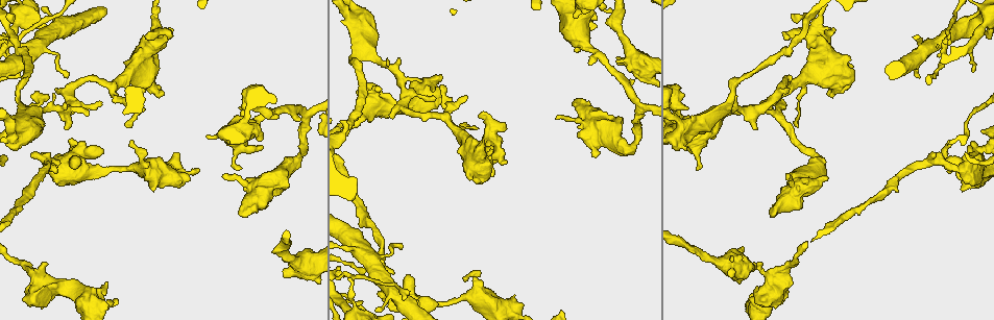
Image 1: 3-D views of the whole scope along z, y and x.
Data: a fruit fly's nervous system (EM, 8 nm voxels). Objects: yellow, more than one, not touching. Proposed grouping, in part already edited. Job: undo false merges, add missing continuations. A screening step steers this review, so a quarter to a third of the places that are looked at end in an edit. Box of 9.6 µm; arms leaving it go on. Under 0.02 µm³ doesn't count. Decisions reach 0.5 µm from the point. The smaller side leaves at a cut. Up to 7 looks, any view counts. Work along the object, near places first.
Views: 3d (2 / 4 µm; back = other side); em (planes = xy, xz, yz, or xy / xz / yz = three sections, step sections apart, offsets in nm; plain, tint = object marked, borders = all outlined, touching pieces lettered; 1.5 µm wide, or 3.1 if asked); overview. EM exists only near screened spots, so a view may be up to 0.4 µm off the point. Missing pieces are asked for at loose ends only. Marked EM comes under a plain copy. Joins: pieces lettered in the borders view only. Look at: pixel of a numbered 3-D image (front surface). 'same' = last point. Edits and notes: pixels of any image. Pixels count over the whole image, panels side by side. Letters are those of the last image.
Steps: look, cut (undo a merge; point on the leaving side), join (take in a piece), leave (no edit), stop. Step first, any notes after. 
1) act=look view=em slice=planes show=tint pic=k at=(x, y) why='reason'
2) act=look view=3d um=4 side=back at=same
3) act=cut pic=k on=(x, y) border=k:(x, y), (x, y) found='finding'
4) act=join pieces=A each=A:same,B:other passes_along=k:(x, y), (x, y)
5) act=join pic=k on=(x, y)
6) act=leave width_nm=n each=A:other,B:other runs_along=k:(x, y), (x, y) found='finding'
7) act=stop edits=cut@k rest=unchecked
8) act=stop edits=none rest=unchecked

act=look view=3d um=2 pic=1 at=(391, 285) why='three-way junction'

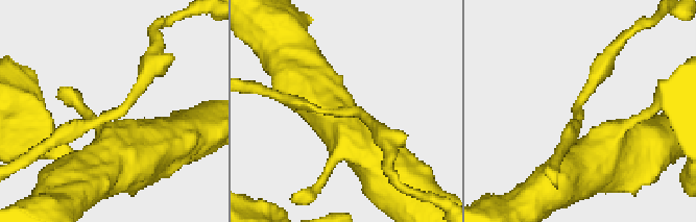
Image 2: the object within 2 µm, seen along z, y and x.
act=look view=em slice=xz step=4 show=tint pic=2 at=(578, 113)

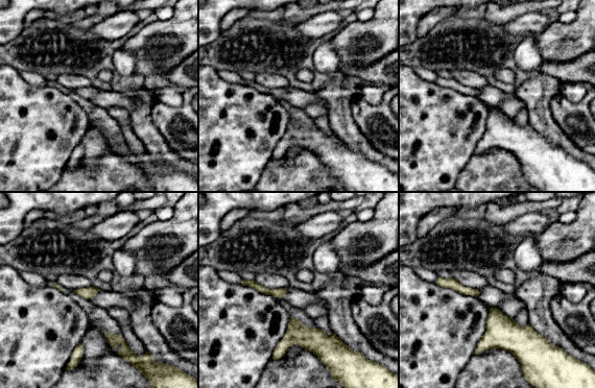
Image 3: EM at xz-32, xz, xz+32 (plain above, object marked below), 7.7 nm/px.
act=look view=em slice=planes show=borders at=same why='another direction'

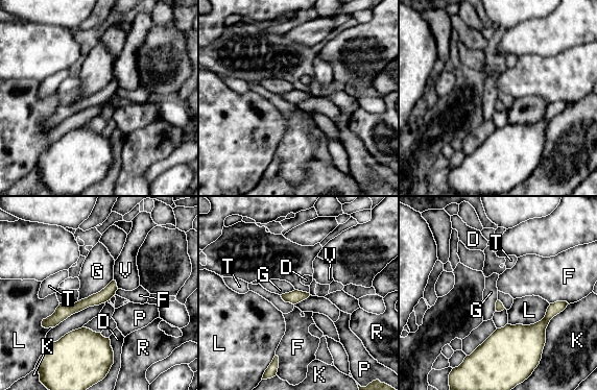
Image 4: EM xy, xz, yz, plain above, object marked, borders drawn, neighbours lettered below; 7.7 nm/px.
act=leave each=D:other,F:other,G:other,K:other,L:other,P:other,R:other,T:other,V:other runs_along=4:(114, 285), (45, 324) found='all the same neuron'

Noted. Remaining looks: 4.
act=look view=3d um=4 side=back pic=1 at=(439, 99) why='thick end'

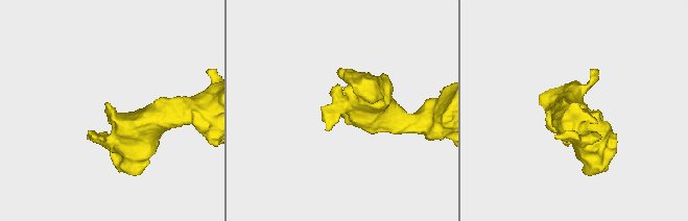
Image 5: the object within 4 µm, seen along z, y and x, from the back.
act=look view=em slice=xz step=8 show=borders pic=5 at=(574, 103)

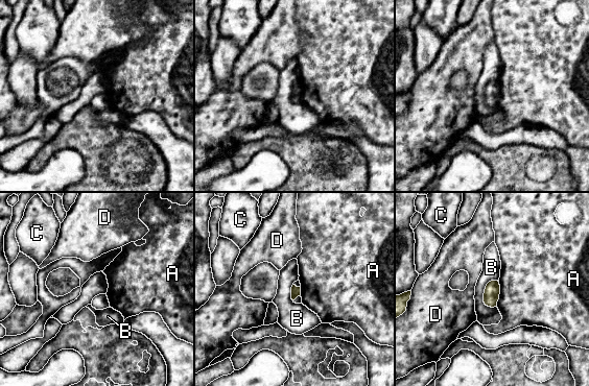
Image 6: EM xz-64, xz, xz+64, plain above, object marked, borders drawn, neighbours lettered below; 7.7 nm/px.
act=leave each=A:other,B:other,C:other,D:other found='none of them fits'

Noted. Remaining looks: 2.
act=look view=em slice=yz step=4 show=tint pic=1 at=(298, 119) why='branch stops here'

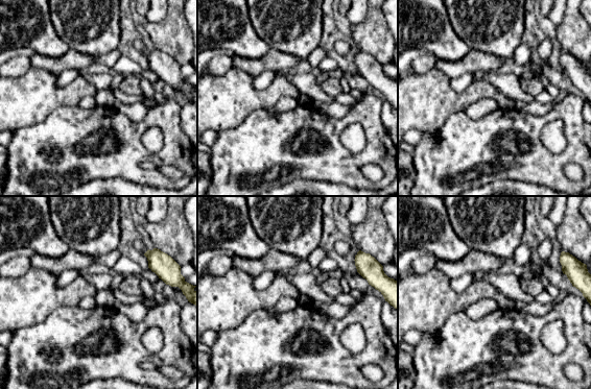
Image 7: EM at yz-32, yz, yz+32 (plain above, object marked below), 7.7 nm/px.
act=look view=em slice=planes show=borders at=same why='cut it another way'

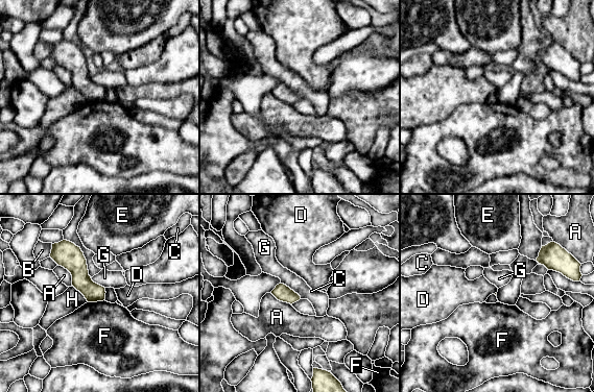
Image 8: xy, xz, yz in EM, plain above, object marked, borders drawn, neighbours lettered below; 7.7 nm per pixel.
act=leave each=A:other,B:other,C:other,D:other,E:other,F:other,G:other,H:other runs_along=8:(60, 246), (100, 298) found='none of them fits'

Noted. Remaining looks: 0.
act=stop edits=none rest=unchecked

